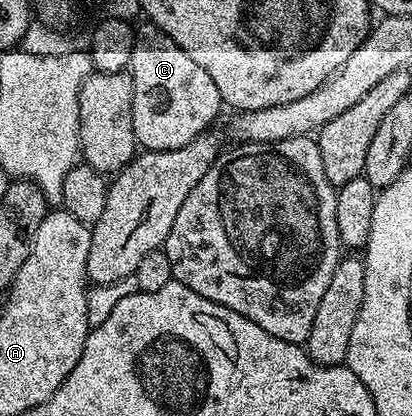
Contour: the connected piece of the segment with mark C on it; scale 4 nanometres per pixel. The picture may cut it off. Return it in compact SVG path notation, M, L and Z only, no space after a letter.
M150 21L138 24L129 70L133 77L133 133L143 151L172 151L189 145L210 128L207 126L218 117L219 107L224 106L209 73Z

